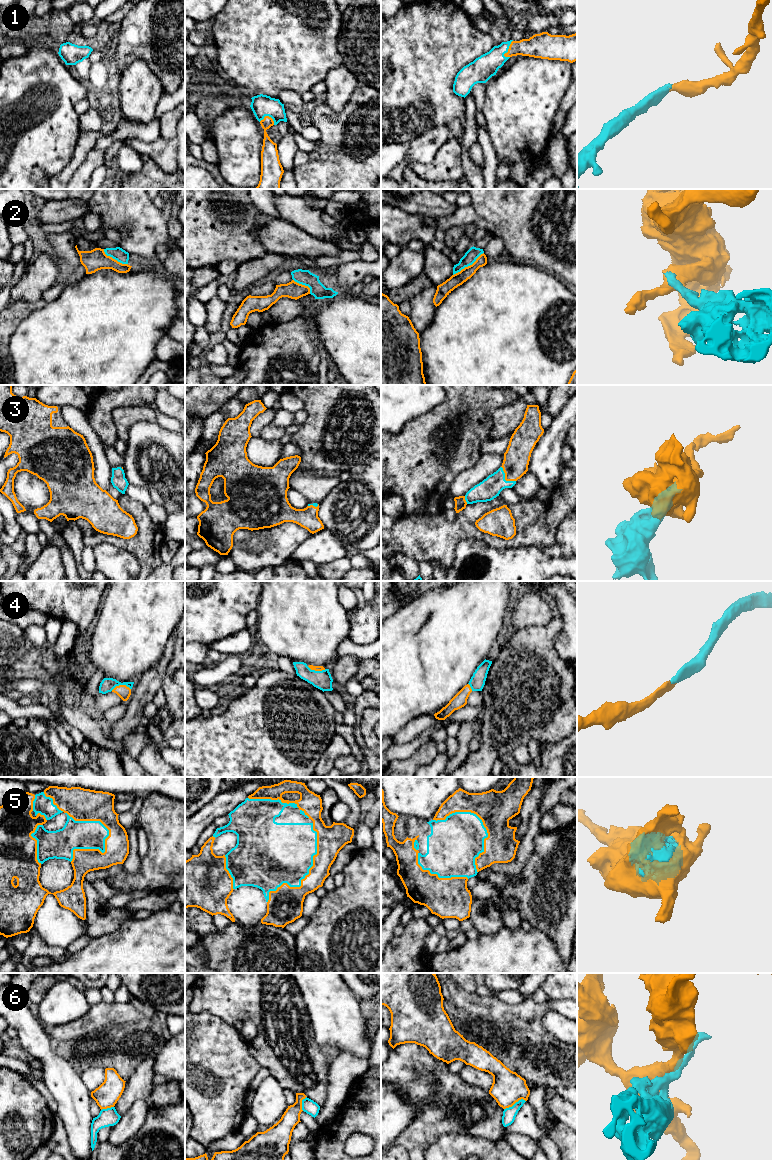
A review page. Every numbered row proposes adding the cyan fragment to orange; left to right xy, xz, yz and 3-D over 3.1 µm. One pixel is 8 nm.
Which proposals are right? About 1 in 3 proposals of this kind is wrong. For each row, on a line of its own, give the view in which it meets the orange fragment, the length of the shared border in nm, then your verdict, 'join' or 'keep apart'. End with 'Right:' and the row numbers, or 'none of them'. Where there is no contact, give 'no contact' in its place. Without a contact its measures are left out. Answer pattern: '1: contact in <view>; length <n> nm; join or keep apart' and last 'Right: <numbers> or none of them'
1: contact in yz; length 160 nm; join
2: contact in yz; length 320 nm; keep apart
3: contact in yz; length 170 nm; join
4: contact in xy; length 160 nm; join
5: contact in xz; length 750 nm; join
6: contact in yz; length 190 nm; keep apart
Right: 1, 3, 4, 5

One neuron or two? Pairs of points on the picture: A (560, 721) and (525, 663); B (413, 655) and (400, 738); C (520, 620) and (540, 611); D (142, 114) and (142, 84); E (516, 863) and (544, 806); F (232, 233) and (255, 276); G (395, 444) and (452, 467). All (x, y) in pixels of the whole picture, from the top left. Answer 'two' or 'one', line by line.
A: one
B: two
C: one
D: one
E: one
F: two
G: one

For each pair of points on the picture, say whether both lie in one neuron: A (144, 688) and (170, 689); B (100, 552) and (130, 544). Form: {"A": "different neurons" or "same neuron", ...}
{"A": "different neurons", "B": "different neurons"}

